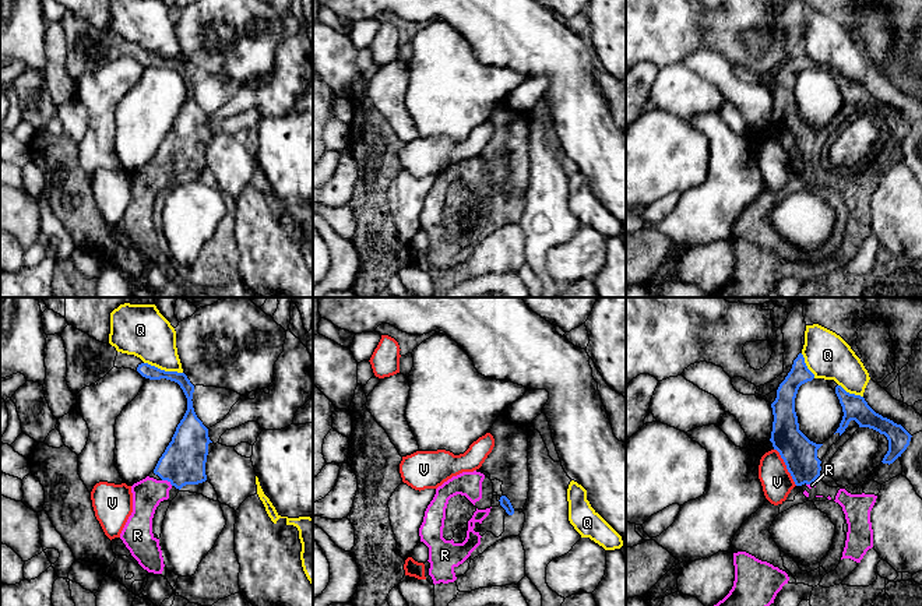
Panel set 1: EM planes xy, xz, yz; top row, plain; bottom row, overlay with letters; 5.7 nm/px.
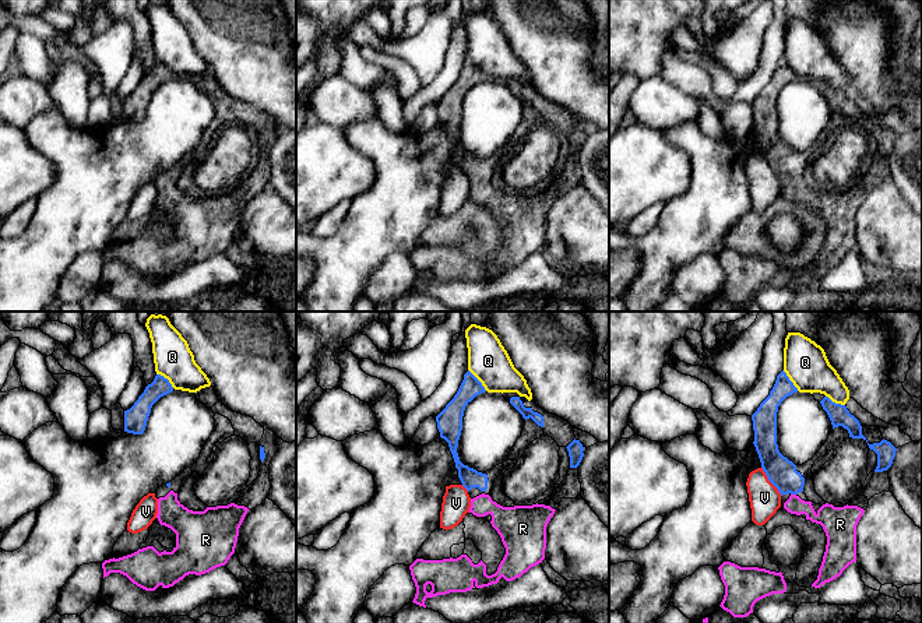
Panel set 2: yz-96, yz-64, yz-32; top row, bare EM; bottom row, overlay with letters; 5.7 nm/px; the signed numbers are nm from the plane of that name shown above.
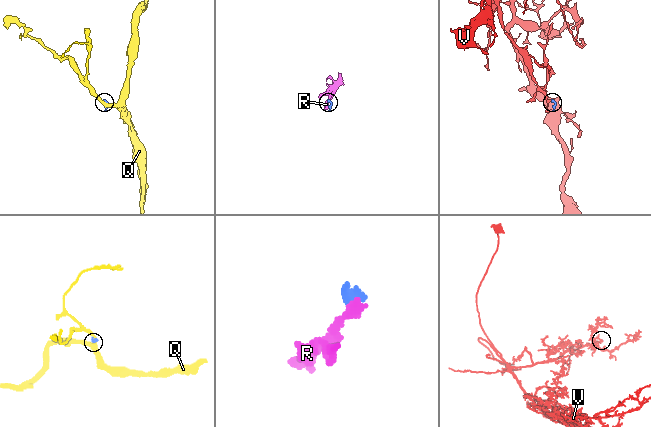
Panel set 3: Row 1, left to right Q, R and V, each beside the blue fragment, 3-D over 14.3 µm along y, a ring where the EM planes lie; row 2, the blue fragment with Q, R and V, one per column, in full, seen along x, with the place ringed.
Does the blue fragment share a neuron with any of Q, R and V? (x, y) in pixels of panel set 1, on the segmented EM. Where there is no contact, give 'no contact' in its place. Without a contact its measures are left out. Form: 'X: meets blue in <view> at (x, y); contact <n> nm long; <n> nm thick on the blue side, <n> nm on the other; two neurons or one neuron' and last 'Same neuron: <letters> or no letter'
Q: meets blue in xy at (164, 370); contact 240 nm long; 80 nm thick on the blue side, 280 nm on the other; two neurons
R: meets blue in xy at (168, 481); contact 70 nm long; 260 nm thick on the blue side, 170 nm on the other; one neuron
V: meets blue in yz at (787, 467); contact 260 nm long; 200 nm thick on the blue side, 180 nm on the other; two neurons
Same neuron: R

